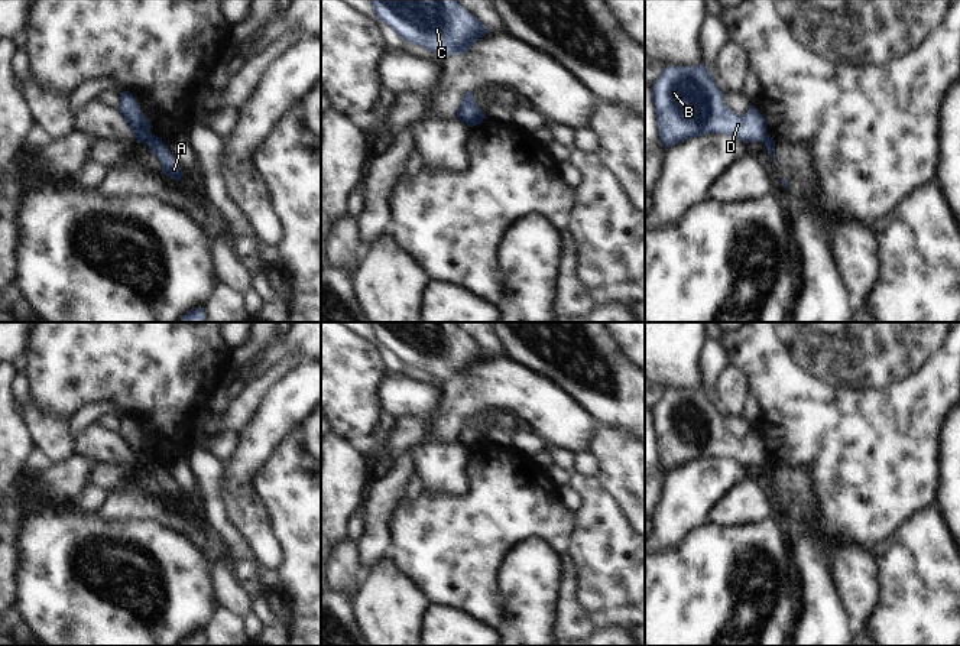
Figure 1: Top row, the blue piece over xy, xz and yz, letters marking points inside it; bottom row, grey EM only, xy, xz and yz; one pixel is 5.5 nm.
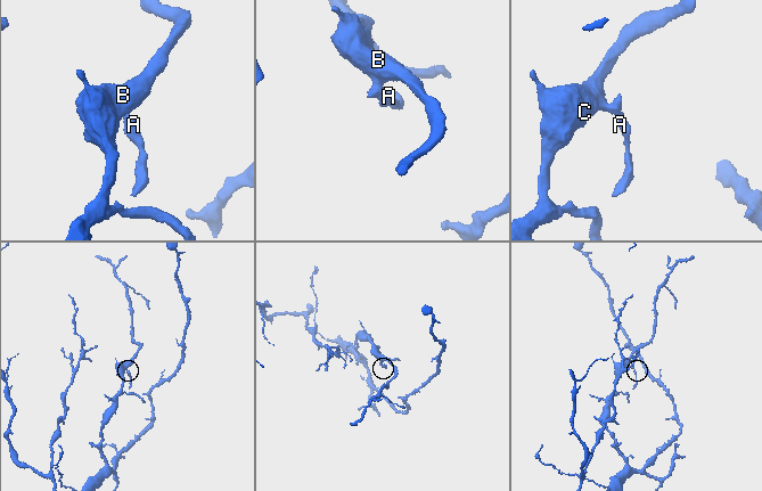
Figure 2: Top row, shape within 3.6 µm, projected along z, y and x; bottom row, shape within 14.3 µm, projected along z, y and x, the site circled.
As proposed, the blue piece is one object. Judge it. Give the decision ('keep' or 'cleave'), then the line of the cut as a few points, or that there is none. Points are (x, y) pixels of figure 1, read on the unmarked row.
cleave; cut in xy along (156, 460), (148, 461), (143, 466)

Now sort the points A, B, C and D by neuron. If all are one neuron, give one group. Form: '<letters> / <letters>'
A / B C D

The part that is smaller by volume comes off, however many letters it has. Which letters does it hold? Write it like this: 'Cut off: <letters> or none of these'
Cut off: A

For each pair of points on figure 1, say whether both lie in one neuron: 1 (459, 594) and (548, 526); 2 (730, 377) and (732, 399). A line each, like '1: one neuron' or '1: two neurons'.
1: one neuron
2: one neuron

